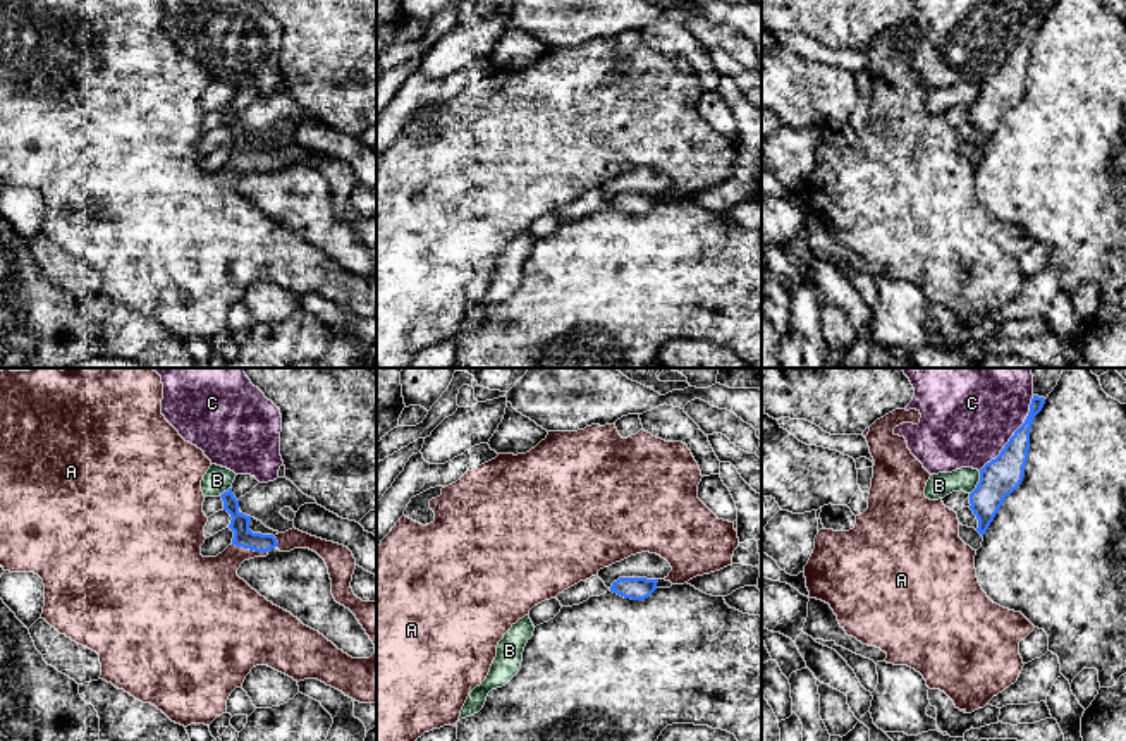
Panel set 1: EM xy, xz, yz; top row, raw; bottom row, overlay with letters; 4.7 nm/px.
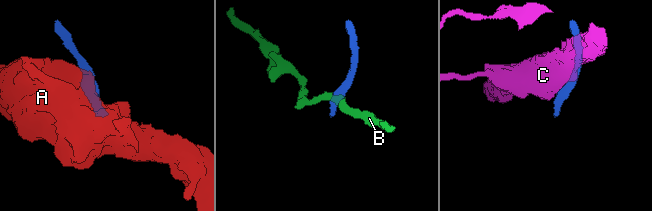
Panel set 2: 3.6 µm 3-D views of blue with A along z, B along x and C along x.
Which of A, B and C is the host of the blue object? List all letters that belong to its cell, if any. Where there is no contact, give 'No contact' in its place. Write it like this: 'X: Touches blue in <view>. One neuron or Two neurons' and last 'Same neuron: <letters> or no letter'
A: Touches blue in xy. One neuron
B: Touches blue in yz. Two neurons
C: Touches blue in yz. Two neurons
Same neuron: A

